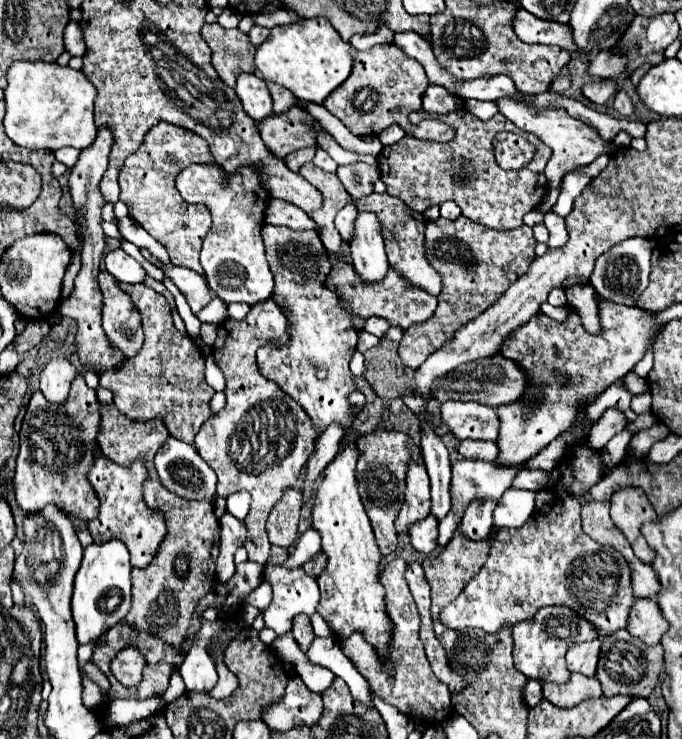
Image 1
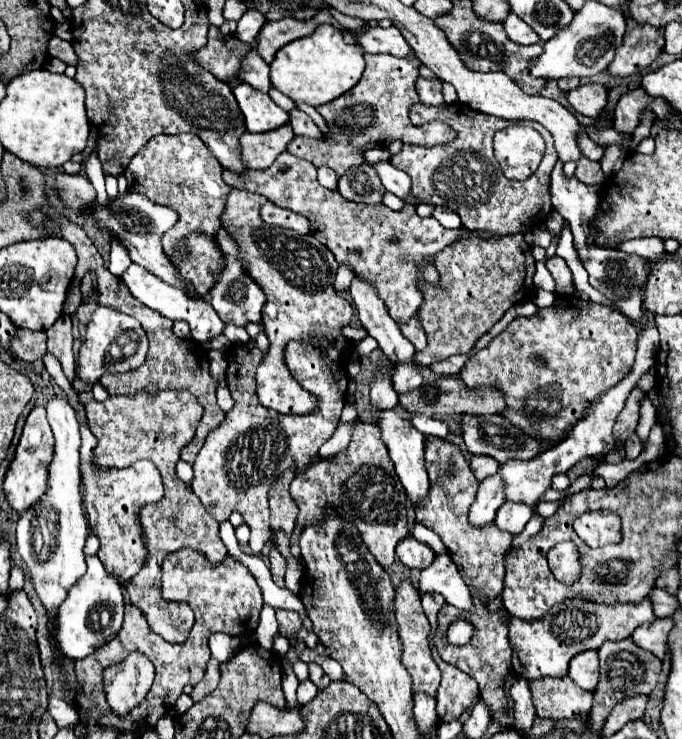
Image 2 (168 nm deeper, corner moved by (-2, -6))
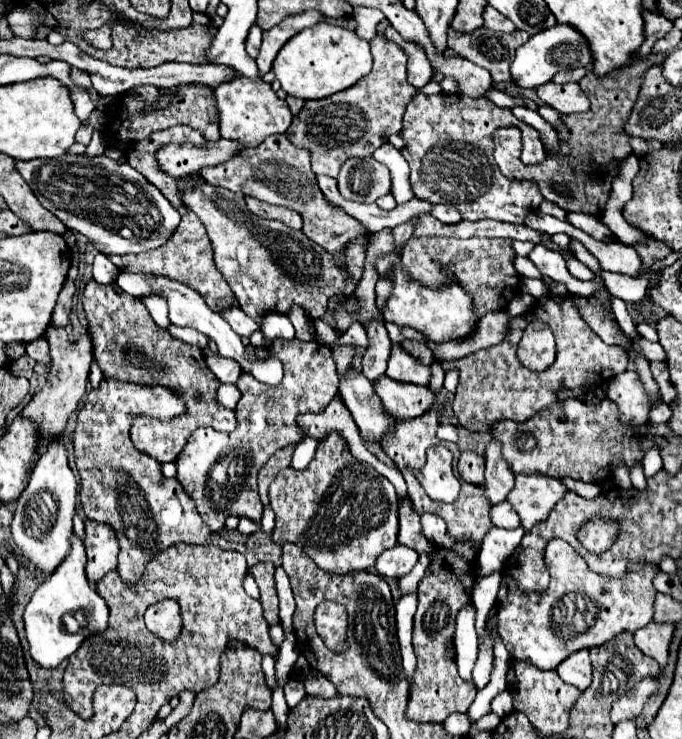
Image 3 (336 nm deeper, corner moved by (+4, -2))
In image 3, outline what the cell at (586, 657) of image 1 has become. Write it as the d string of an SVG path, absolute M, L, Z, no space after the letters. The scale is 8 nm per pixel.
M579 651L577 655L571 655L569 659L565 659L559 667L557 667L559 677L569 683L575 685L577 689L585 689L592 682L592 665L589 661L589 651Z

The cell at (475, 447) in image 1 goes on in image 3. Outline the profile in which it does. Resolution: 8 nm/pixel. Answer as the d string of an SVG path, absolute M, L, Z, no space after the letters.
M461 453L457 471L459 475L475 485L483 485L483 469L485 469L485 459L477 453Z

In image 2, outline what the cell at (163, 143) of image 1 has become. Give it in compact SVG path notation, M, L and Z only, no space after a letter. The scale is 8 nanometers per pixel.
M191 133L153 137L131 159L131 163L125 169L125 179L131 191L141 193L155 203L177 211L177 223L161 239L163 251L167 255L175 251L181 253L191 233L213 237L221 229L221 215L225 211L227 197L233 191L233 187L223 181L221 163L211 155L203 141Z

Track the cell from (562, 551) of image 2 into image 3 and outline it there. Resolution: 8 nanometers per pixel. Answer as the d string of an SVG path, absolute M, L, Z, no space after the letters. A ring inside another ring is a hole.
M549 541L545 563L551 573L551 583L545 591L521 591L503 573L501 589L497 595L499 607L499 635L511 659L527 661L539 669L555 669L563 659L581 649L591 649L607 643L621 631L637 631L653 621L653 575L659 567L651 563L629 563L621 579L599 575L565 541ZM655 571L655 573L653 573Z

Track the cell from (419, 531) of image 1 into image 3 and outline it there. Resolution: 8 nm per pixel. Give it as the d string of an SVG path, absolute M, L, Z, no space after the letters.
M395 545L387 551L383 551L377 561L375 561L375 569L379 577L389 577L389 579L399 579L403 575L407 575L413 565L417 563L419 555L413 549Z

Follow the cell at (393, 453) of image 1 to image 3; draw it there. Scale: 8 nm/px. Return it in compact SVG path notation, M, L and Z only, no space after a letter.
M331 435L325 443L319 443L313 461L303 471L291 467L283 469L269 485L269 505L275 511L275 529L271 541L285 545L295 543L305 555L309 555L317 567L327 573L343 575L349 571L371 569L377 555L397 545L397 493L395 487L379 475L371 465L357 461L347 449L345 439Z

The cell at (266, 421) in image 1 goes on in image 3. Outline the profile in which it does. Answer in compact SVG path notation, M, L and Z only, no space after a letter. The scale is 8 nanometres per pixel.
M277 339L271 345L271 351L285 367L281 385L265 387L251 375L241 375L237 383L241 391L241 401L237 403L237 429L233 433L217 433L213 427L195 429L175 461L177 481L183 485L187 495L193 497L199 515L211 531L221 531L229 515L249 517L255 523L261 521L263 505L257 497L259 469L271 455L275 455L275 451L289 443L299 443L305 437L297 431L297 415L323 411L337 395L339 377L331 357L331 347L321 345L319 341L303 343L299 339Z

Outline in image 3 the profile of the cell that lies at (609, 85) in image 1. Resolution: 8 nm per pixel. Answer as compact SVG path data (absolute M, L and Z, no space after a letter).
M547 83L537 87L537 97L541 103L553 107L559 113L583 113L589 111L589 99L585 99L585 93L579 91L577 83L557 85Z

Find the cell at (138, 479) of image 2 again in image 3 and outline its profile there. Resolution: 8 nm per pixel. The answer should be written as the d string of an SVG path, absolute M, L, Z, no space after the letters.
M87 519L83 543L87 553L87 565L85 565L87 579L89 583L97 583L105 577L105 573L117 567L117 551L119 551L117 537L113 535L111 527L105 527L105 523Z

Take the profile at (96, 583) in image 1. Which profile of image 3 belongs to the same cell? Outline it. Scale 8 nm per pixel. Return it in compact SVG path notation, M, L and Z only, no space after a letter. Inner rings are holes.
M71 535L69 541L71 541L71 553L53 571L53 575L35 589L23 613L29 653L33 661L45 669L55 669L63 659L73 655L81 645L81 641L89 637L93 631L105 631L109 619L109 609L105 607L105 601L97 595L95 587L89 585L89 581L85 579L85 547L81 539ZM77 611L81 611L87 617L87 627L79 629L77 633L69 633L63 625L63 615L67 613L73 615Z

